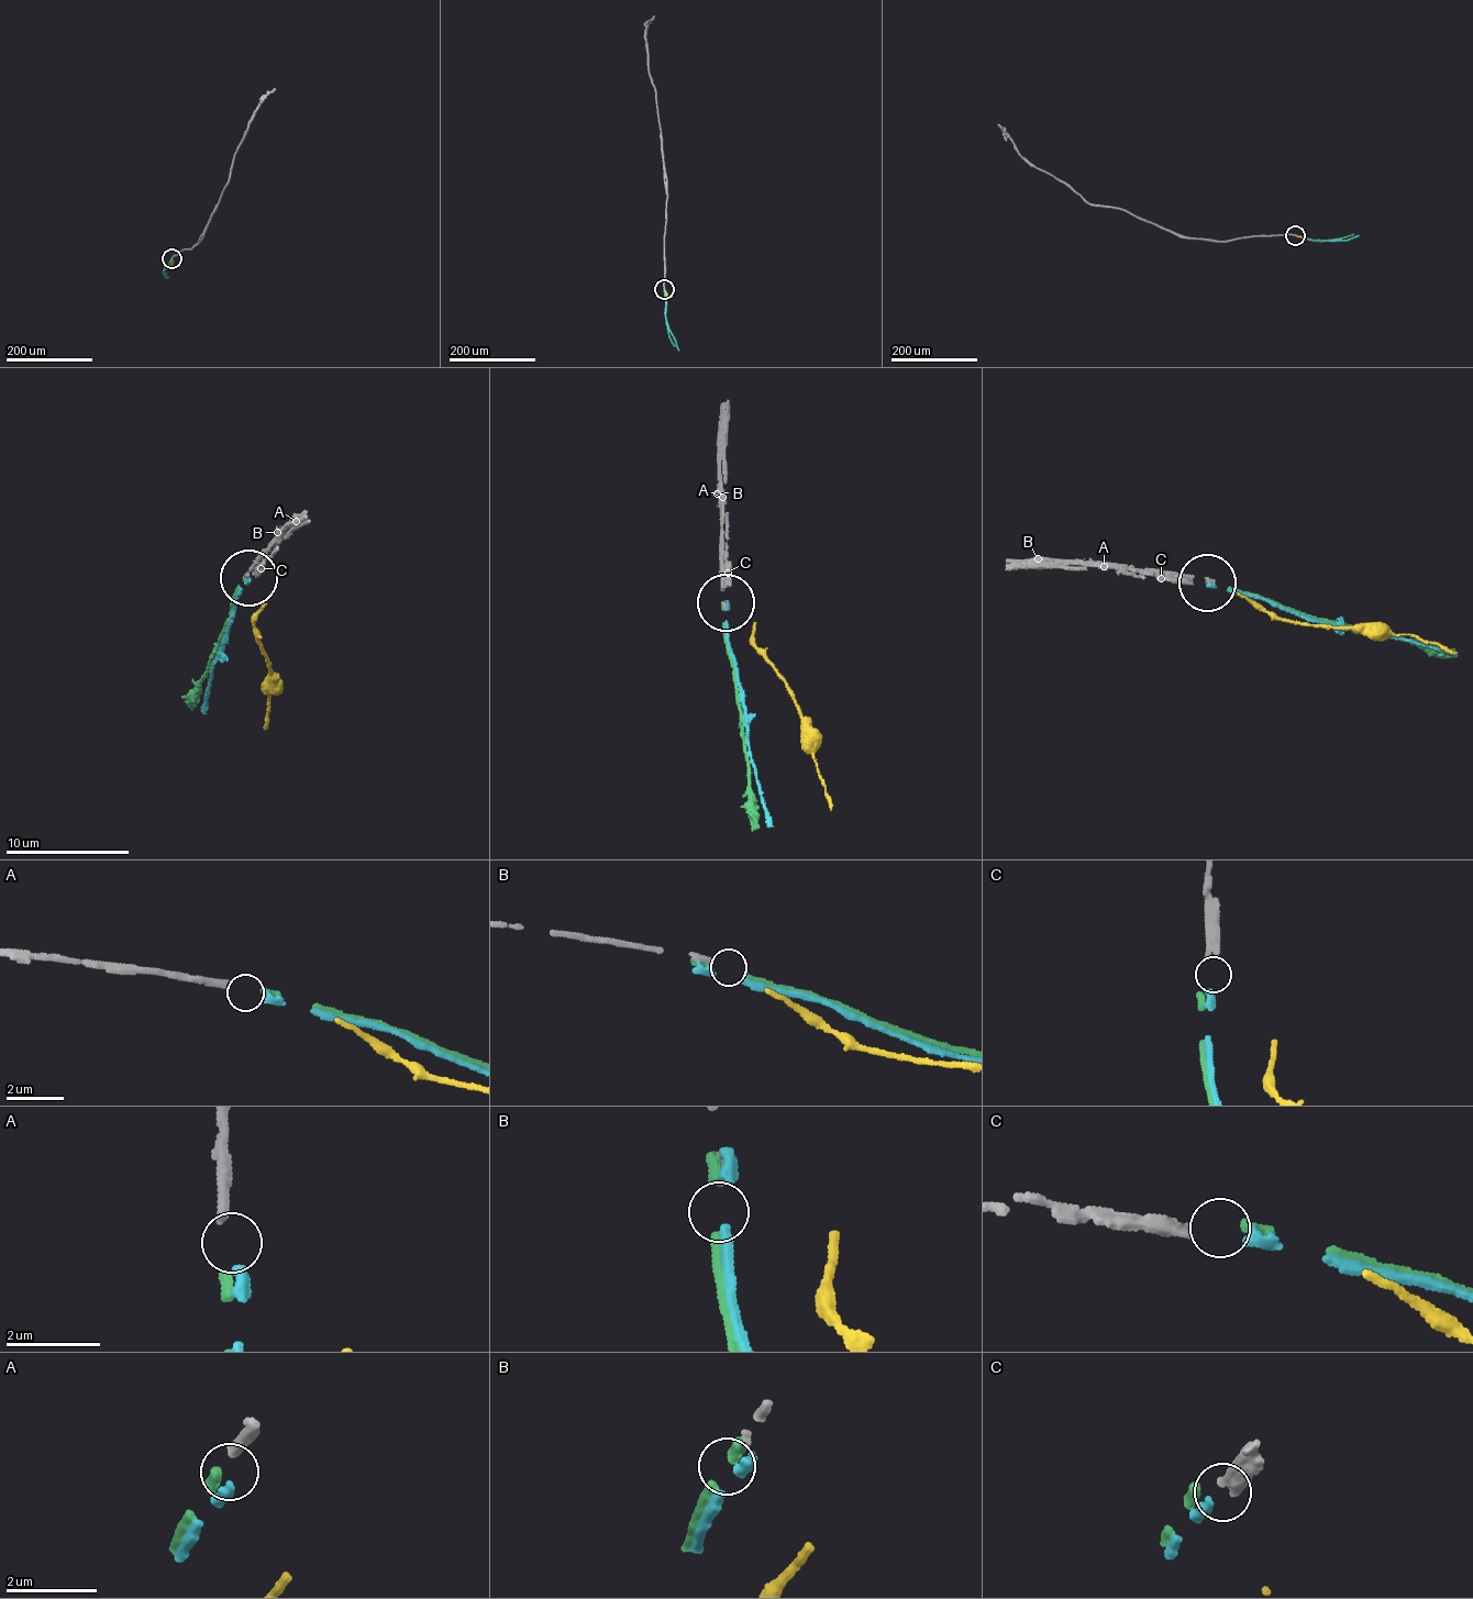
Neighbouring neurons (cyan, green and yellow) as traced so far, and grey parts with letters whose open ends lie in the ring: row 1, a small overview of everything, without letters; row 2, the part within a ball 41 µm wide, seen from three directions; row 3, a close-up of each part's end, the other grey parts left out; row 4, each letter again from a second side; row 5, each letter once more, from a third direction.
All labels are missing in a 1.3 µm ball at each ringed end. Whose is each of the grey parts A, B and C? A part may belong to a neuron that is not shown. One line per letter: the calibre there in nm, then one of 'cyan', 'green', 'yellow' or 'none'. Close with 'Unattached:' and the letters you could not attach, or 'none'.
A: 260 nm | green
B: 190 nm | none
C: 320 nm | cyan
Unattached: B

